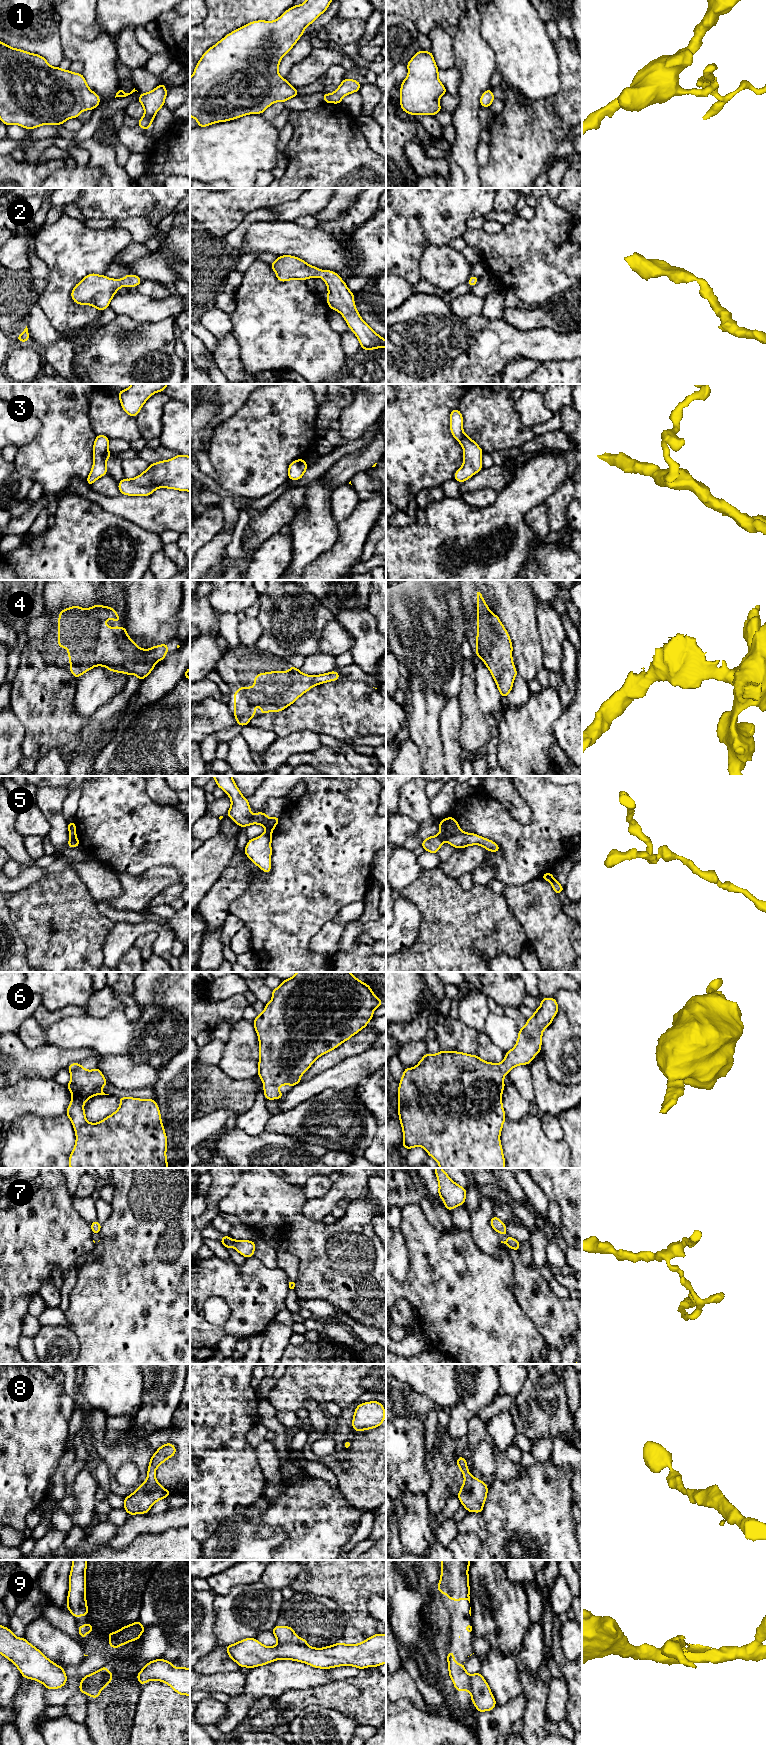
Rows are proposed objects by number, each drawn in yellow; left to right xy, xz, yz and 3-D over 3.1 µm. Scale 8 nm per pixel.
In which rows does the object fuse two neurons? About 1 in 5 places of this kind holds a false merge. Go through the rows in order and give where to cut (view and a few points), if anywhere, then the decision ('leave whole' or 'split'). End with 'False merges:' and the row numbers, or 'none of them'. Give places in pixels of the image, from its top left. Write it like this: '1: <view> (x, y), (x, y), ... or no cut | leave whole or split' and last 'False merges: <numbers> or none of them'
1: no cut | leave whole
2: no cut | leave whole
3: no cut | leave whole
4: no cut | leave whole
5: yz (439, 834), (443, 840) | split
6: no cut | leave whole
7: no cut | leave whole
8: no cut | leave whole
9: xz (278, 1642), (306, 1645) | split
False merges: 5, 9

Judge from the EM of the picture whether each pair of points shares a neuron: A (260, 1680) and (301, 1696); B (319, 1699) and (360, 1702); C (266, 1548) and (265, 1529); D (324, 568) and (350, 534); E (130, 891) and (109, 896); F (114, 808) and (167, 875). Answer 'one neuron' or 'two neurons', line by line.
A: two neurons
B: one neuron
C: two neurons
D: one neuron
E: two neurons
F: two neurons

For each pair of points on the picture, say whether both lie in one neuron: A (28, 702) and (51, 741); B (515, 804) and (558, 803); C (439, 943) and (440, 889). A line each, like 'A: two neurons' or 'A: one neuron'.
A: one neuron
B: two neurons
C: one neuron

